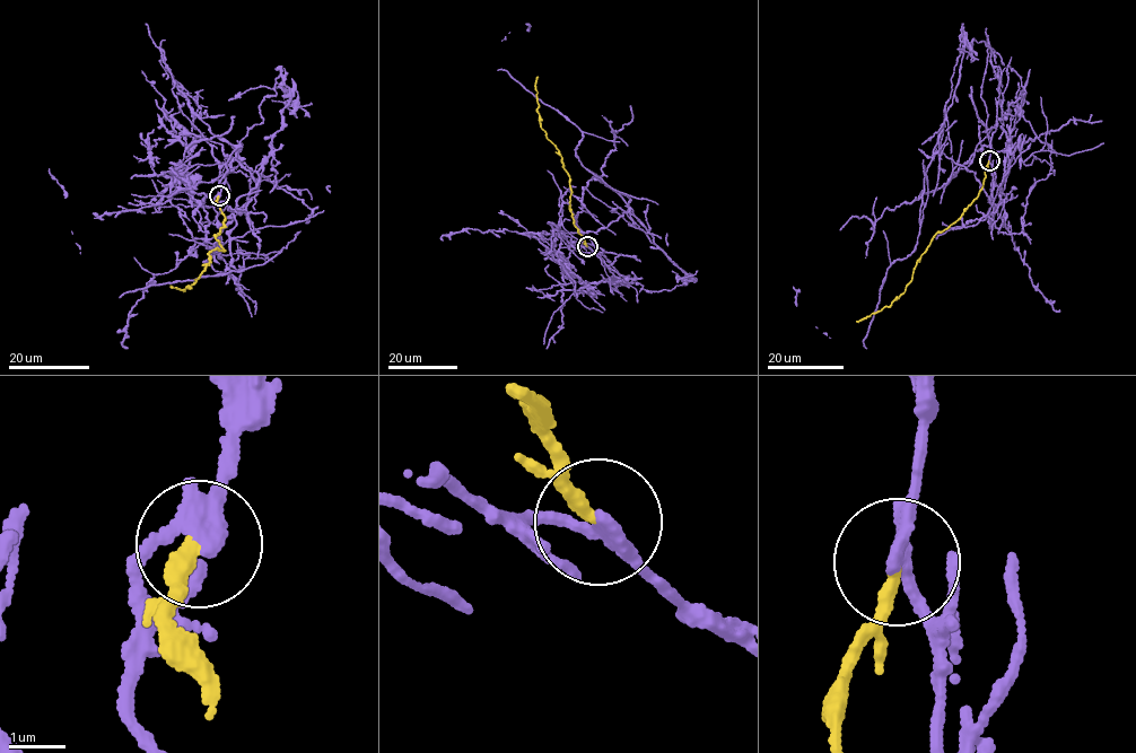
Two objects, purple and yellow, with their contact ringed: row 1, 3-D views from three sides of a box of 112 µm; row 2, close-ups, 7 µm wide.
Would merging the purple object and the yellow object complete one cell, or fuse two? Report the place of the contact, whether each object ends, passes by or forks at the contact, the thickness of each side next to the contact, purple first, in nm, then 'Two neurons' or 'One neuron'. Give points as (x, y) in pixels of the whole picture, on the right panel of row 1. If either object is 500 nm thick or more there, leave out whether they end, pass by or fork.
Place: (989, 160). At the ring purple passes by. At the ring yellow ends. Thickness 280 nm (purple) against 260 nm. Two neurons

